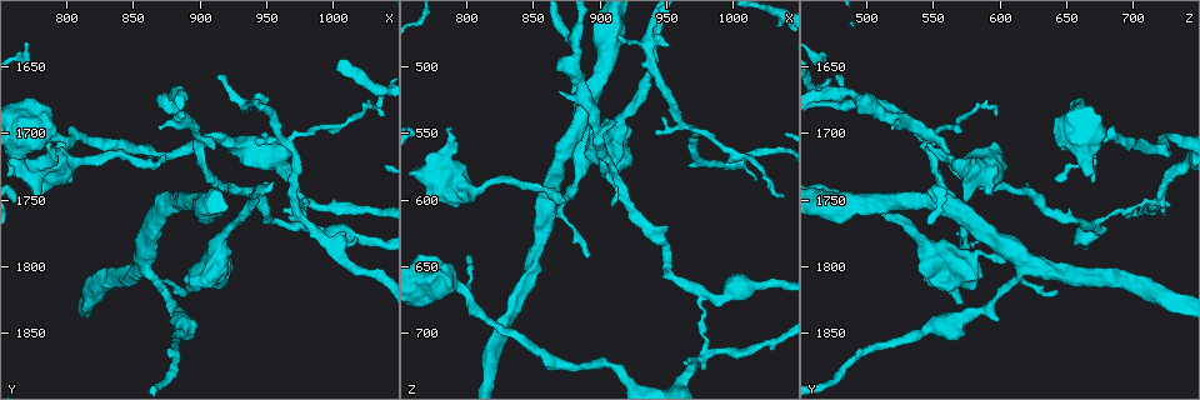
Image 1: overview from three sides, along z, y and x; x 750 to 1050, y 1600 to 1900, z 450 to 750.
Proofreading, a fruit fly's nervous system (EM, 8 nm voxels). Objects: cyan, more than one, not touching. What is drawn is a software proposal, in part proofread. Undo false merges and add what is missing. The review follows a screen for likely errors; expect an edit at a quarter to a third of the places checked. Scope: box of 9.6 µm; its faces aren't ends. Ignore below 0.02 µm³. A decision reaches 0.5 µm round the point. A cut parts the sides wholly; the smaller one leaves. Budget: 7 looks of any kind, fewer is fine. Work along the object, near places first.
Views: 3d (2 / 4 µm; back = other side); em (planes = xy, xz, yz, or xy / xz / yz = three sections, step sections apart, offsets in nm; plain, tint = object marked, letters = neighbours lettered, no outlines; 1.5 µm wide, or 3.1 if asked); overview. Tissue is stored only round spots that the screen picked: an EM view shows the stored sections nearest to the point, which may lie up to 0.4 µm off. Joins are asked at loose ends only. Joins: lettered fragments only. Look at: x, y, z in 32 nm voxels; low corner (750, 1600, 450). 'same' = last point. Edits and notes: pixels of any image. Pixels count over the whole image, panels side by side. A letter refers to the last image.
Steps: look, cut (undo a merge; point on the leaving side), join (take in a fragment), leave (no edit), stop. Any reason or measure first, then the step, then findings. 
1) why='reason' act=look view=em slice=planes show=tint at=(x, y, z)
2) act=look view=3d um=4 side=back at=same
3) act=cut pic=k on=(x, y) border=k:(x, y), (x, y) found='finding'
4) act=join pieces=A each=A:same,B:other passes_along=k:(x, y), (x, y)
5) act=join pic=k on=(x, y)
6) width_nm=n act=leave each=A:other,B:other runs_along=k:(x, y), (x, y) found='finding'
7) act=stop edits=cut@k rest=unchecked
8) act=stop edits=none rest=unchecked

why='sudden change in width' act=look view=em slice=planes show=letters at=(1026, 1782, 666)

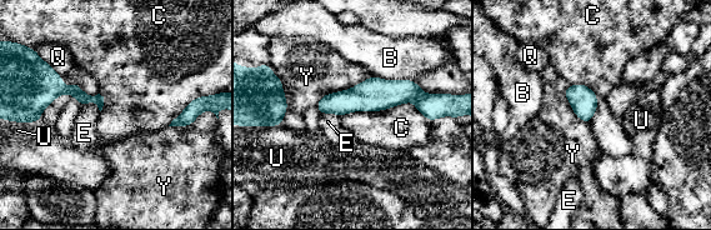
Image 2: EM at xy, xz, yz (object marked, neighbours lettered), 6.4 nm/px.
act=leave each=B:other,C:other,E:other,Q:other,U:other,Y:other found='continuous, no second neuron'

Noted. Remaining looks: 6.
why='end of a long branch' act=look view=3d um=4 at=(872, 1716, 598)

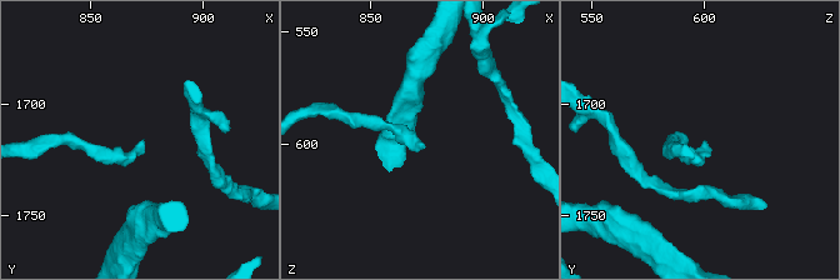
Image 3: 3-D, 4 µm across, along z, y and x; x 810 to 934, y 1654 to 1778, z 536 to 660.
why='need the tissue' act=look view=em slice=planes show=tint at=(873, 1716, 598)

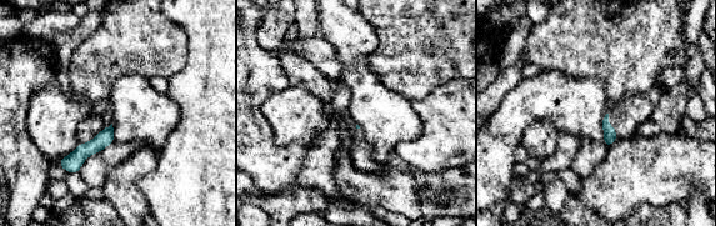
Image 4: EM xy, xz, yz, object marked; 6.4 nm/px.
why='what lies round it' act=look view=em slice=planes show=letters at=same

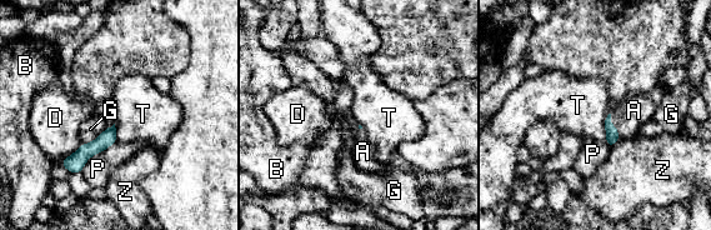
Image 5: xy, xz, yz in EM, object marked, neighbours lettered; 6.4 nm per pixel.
longest_contact=P:320nm act=join pieces=A each=A:same,B:other,D:other,G:other,P:other,T:other,Z:other passes_along=5:(612, 136), (615, 126), (634, 110) found='the neuron continues'

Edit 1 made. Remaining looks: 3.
why='an open end' act=look view=em slice=planes show=letters at=(790, 1708, 548)

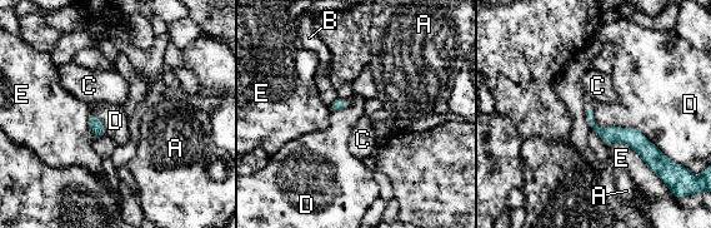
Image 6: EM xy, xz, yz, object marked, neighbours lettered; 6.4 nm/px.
longest_contact=D:600nm act=leave each=A:other,B:other,C:other,D:other,E:other border=6:(594, 108), (669, 158) found='no lettered fragment goes on from it'

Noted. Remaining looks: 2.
act=stop edits=join@5 rest=unchecked

